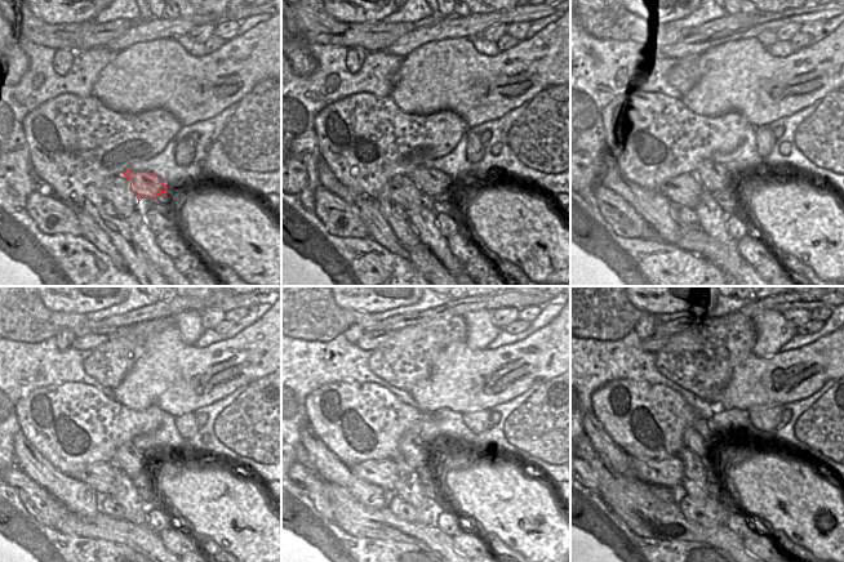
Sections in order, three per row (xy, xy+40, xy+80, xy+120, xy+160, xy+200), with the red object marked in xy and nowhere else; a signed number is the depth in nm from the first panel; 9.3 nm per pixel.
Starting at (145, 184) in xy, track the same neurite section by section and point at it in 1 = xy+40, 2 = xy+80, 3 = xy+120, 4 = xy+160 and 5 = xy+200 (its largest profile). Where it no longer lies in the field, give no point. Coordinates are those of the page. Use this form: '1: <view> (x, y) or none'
1: xy+40 (430, 182)
2: xy+80 (713, 175)
3: xy+120 (129, 459)
4: xy+160 (414, 451)
5: xy+200 (692, 438)

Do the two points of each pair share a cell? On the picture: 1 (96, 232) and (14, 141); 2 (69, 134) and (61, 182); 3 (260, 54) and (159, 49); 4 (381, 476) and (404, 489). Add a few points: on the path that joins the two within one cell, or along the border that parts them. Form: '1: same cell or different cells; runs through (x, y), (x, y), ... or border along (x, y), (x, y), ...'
1: different cells; border along (22, 126), (31, 170), (36, 179)
2: same cell; runs through (89, 142), (102, 147), (78, 163)
3: same cell; runs through (235, 66), (183, 66)
4: different cells; border along (392, 460), (396, 468), (395, 489)

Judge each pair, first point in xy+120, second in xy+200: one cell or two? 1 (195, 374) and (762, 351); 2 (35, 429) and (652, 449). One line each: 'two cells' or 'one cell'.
1: two cells
2: one cell

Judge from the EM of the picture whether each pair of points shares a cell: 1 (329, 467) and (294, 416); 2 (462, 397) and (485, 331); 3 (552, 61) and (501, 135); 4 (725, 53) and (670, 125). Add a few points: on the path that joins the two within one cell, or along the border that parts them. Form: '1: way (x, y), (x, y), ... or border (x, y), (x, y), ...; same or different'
1: border (306, 397), (307, 423), (301, 431), (300, 441); different
2: border (465, 343), (470, 348), (487, 348); different
3: border (529, 99), (498, 117); different
4: border (680, 99), (692, 111), (714, 117); different

